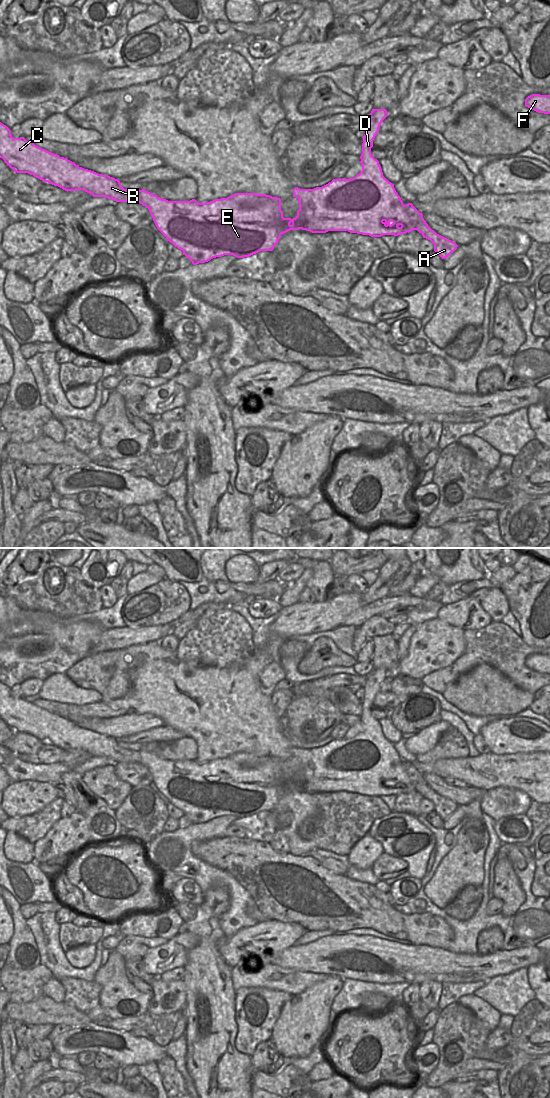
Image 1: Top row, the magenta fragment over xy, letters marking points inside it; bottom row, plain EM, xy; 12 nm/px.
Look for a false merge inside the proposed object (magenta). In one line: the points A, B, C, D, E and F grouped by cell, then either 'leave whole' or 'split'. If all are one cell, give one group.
A / B C D E F | split

